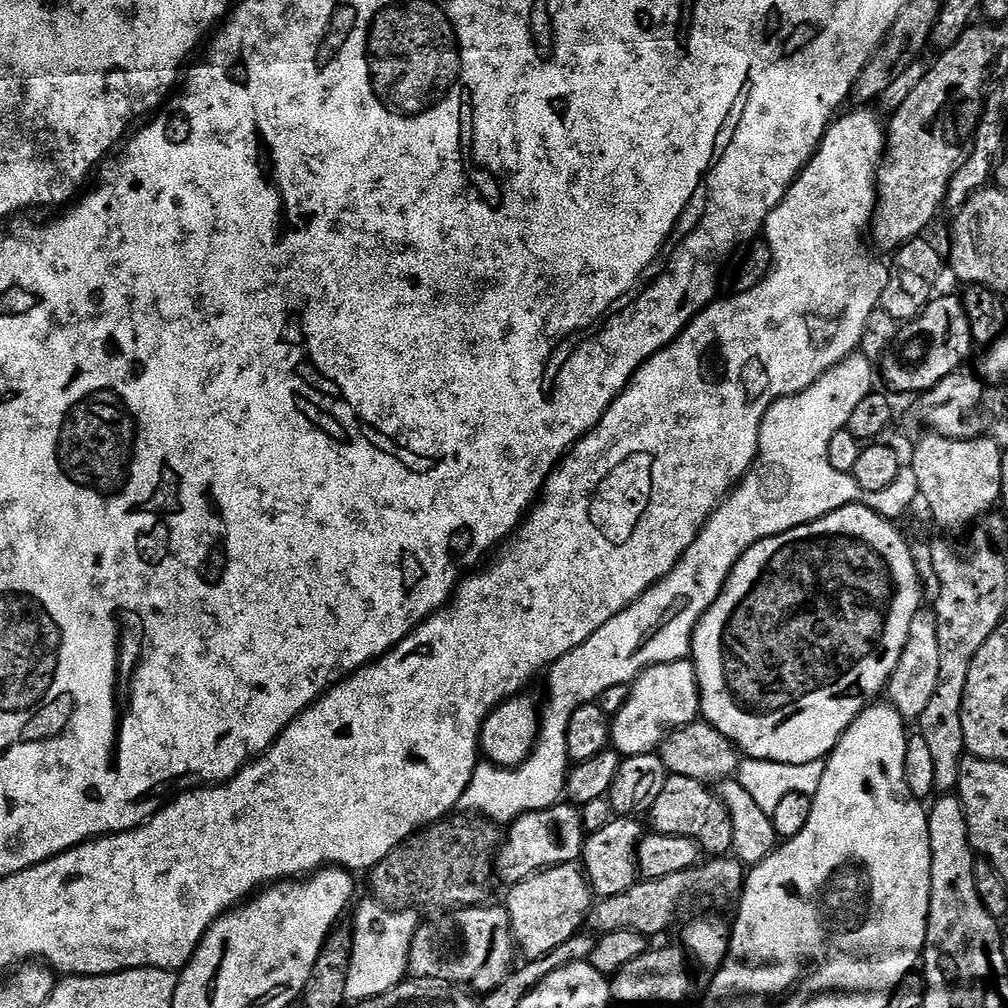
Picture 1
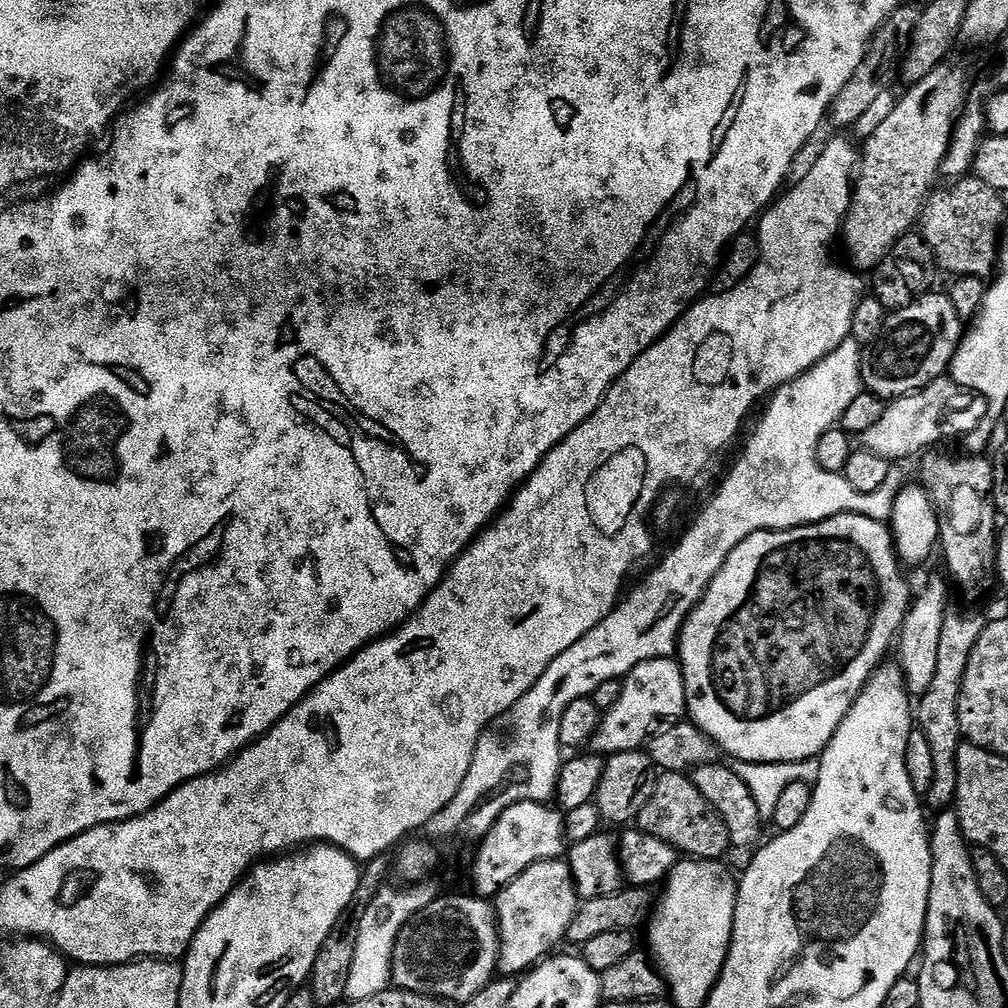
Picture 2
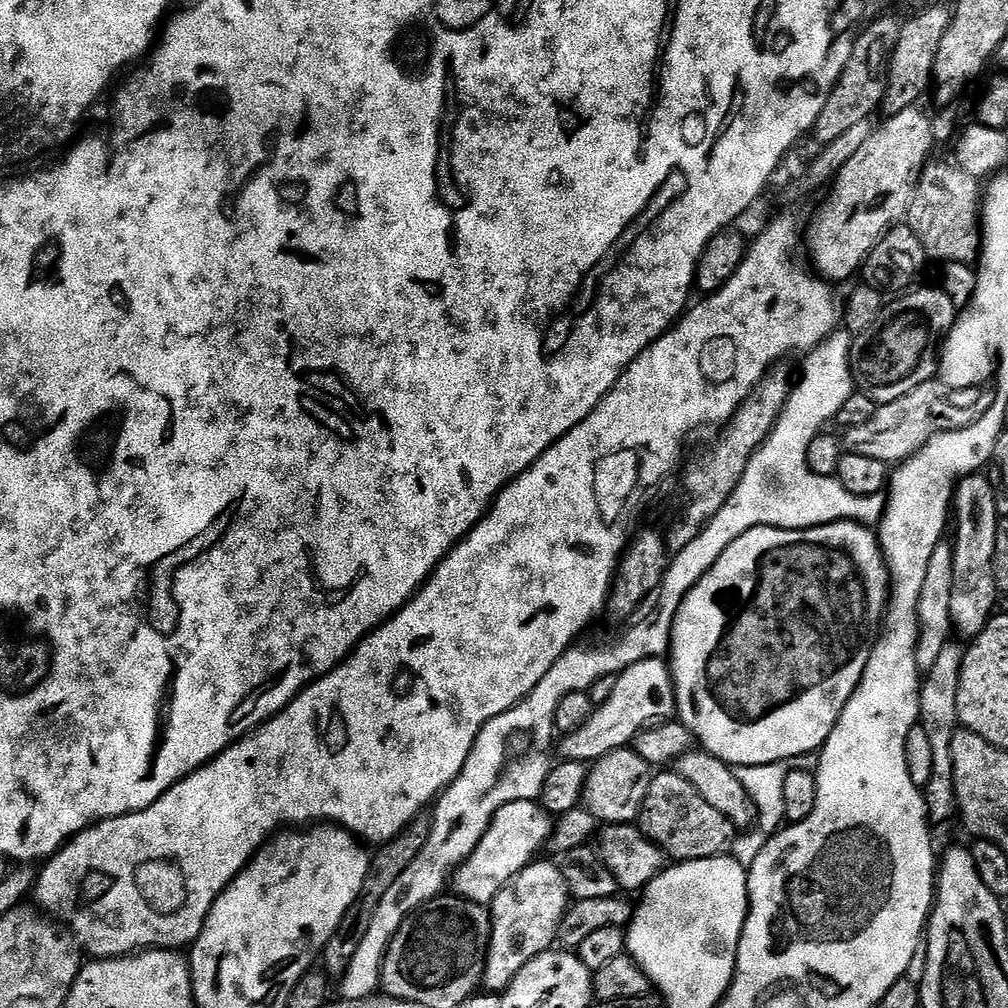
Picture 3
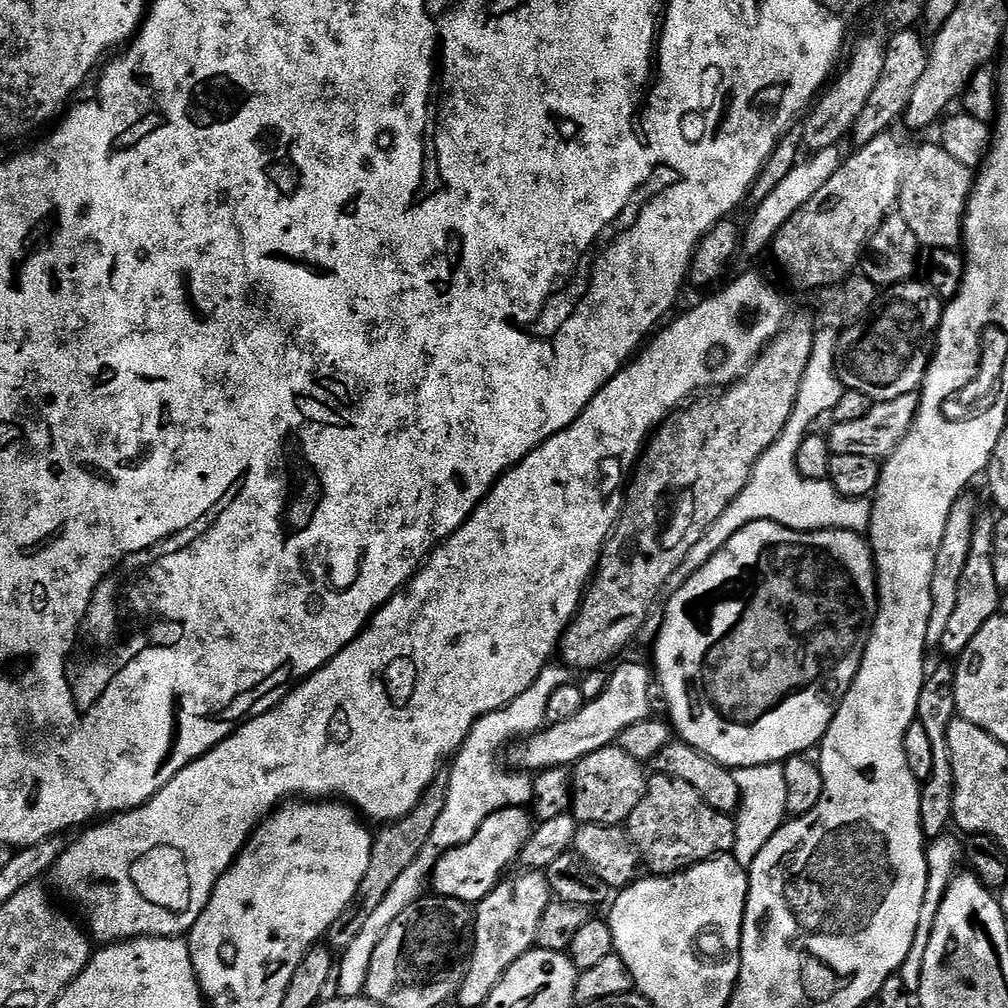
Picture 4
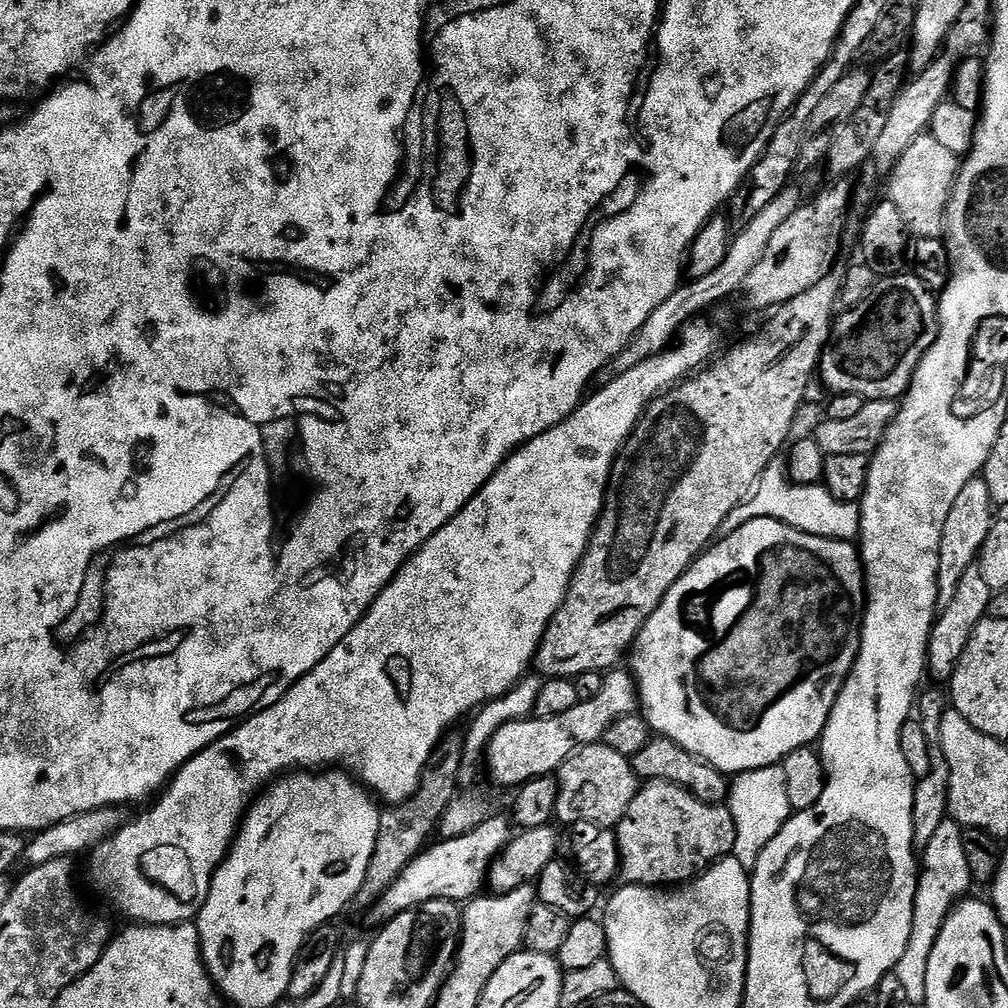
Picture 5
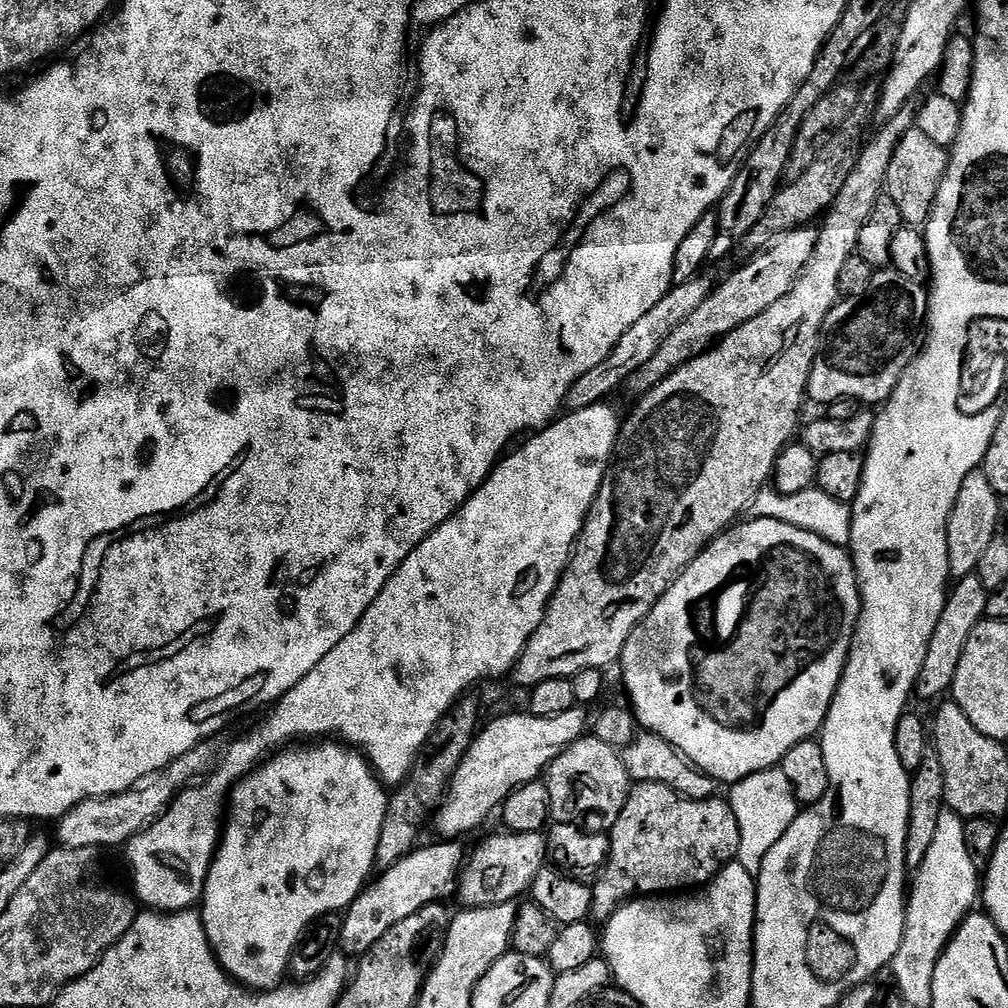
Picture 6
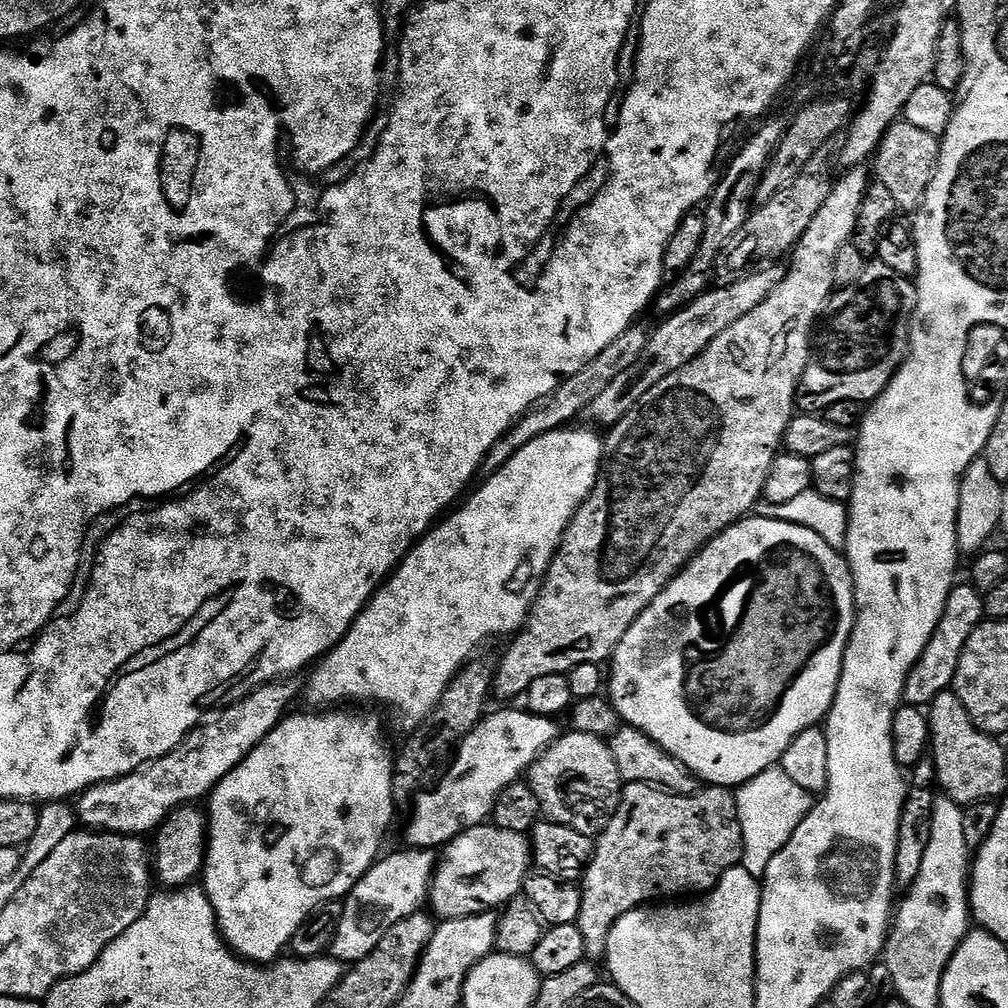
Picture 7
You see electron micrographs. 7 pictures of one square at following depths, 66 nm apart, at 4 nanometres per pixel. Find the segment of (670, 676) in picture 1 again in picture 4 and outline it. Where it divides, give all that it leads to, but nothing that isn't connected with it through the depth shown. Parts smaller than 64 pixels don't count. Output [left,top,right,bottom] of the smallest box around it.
[510,664,653,774]

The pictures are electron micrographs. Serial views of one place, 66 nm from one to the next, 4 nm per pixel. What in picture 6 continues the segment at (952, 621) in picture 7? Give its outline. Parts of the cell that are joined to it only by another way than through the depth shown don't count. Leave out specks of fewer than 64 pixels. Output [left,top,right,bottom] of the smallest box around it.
[914,574,989,701]

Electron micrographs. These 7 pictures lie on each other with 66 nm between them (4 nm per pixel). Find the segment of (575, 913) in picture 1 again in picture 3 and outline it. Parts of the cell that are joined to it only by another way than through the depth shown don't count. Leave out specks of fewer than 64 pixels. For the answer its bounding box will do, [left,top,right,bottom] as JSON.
[482,858,570,994]

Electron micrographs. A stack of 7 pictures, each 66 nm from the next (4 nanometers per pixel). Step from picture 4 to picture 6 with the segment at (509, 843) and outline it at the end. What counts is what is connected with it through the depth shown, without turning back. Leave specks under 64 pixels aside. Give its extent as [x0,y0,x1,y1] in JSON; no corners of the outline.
[339,842,466,954]

